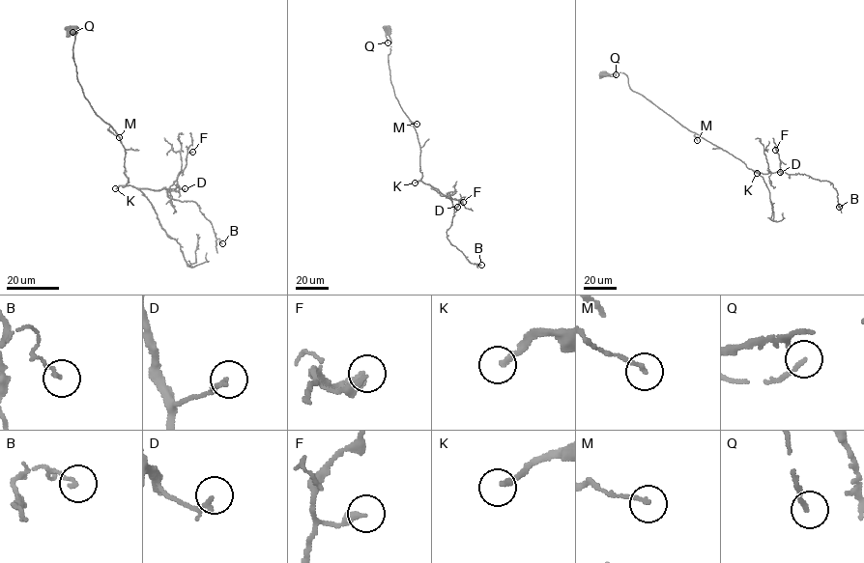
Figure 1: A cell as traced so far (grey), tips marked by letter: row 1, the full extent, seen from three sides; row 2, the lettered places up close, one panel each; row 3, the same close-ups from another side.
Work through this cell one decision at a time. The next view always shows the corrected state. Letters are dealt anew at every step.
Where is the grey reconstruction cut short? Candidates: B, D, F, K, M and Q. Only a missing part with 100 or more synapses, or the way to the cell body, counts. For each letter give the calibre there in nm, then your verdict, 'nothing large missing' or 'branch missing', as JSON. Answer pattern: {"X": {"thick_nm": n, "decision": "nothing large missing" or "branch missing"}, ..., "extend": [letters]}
{"B": {"thick_nm": 140, "decision": "nothing large missing"}, "D": {"thick_nm": 200, "decision": "nothing large missing"}, "F": {"thick_nm": 300, "decision": "nothing large missing"}, "K": {"thick_nm": 190, "decision": "branch missing"}, "M": {"thick_nm": 150, "decision": "nothing large missing"}, "Q": {"thick_nm": 190, "decision": "nothing large missing"}, "extend": ["K"]}

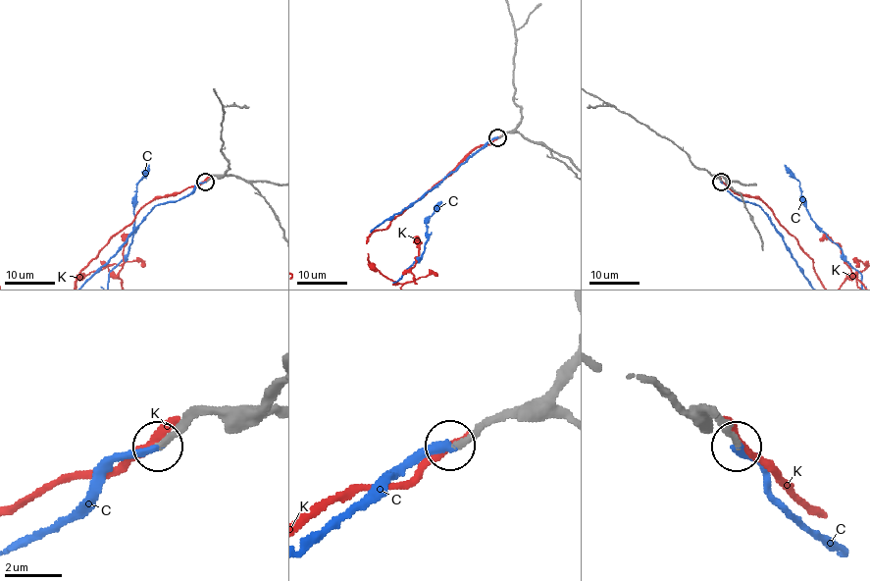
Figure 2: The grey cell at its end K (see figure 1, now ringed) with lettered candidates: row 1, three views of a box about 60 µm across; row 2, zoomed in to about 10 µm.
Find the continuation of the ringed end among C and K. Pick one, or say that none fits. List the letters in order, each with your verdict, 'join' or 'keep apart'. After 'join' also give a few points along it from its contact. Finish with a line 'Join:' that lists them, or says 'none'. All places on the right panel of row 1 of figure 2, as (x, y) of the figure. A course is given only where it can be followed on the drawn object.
C: join
K: keep apart
Join: C

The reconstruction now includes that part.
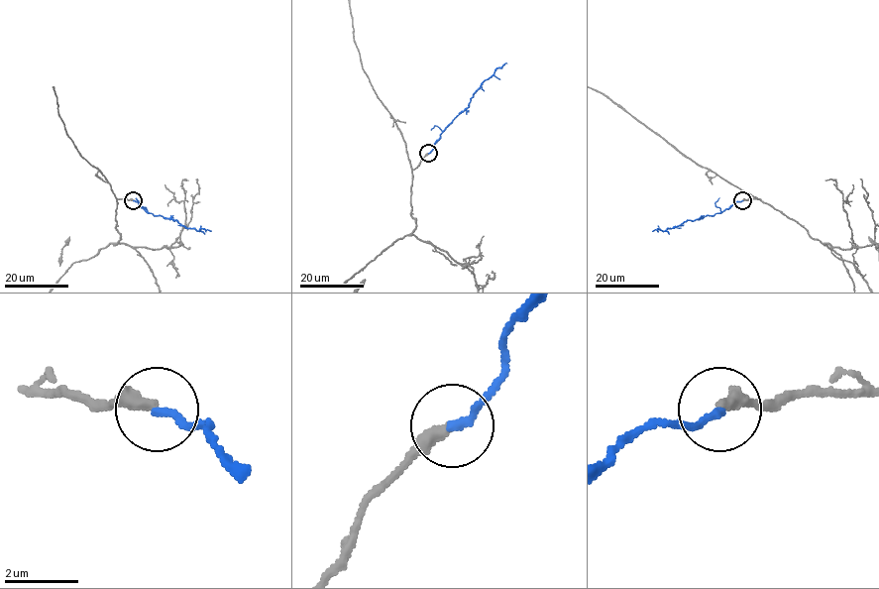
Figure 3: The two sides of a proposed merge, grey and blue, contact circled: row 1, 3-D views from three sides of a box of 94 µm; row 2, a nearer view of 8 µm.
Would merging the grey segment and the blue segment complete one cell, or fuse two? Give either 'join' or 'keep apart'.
join

